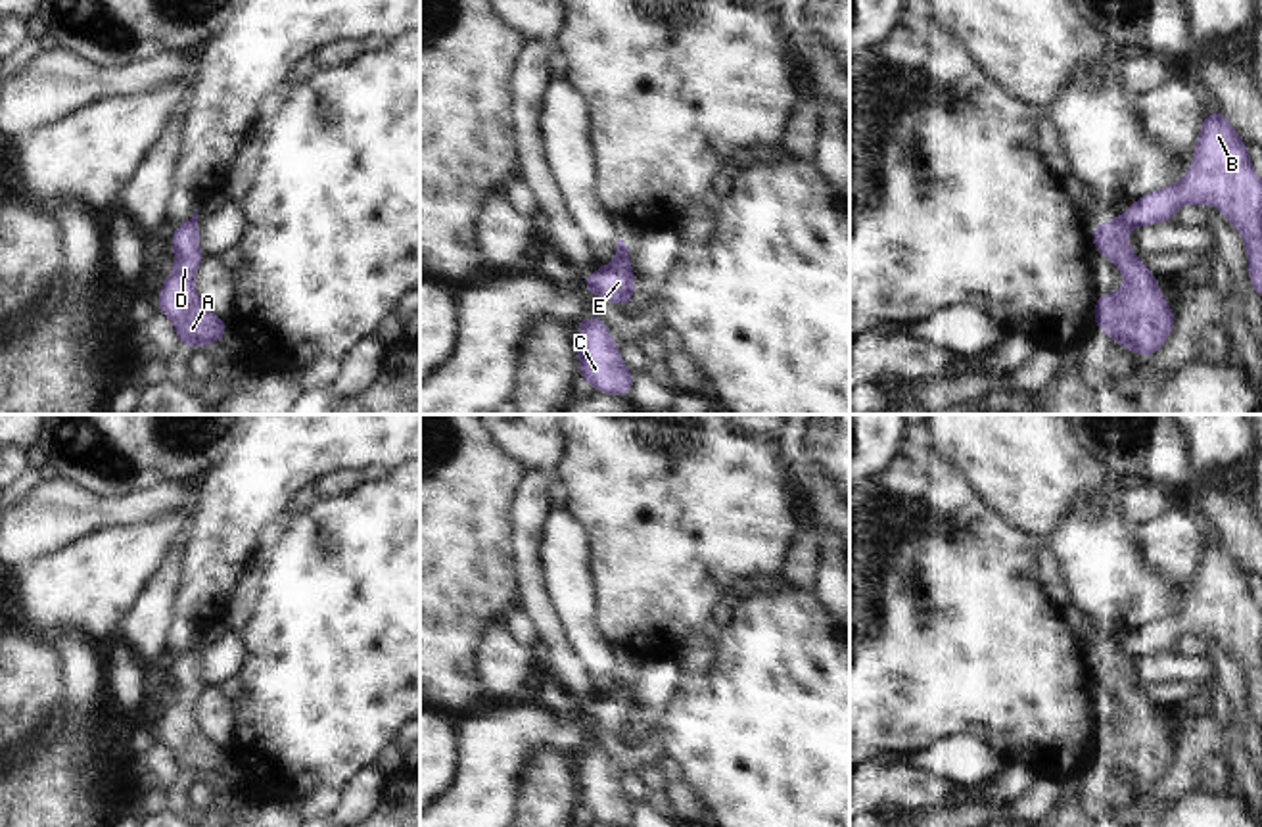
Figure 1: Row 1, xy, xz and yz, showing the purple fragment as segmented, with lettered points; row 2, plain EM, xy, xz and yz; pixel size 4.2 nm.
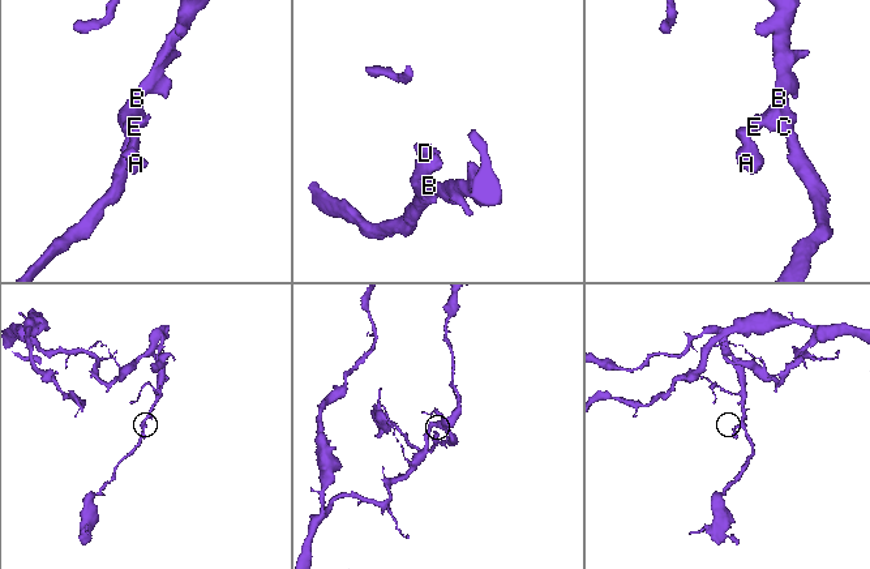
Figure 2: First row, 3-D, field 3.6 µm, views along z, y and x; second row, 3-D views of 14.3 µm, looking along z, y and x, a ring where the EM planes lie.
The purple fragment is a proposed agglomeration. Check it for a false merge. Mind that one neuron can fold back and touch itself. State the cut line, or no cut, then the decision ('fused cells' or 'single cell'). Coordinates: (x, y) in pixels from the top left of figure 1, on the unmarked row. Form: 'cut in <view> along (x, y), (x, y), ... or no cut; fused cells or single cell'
cut in xz along (626, 687), (616, 691); fused cells

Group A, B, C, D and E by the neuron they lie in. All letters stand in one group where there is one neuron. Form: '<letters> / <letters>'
A D / B C E

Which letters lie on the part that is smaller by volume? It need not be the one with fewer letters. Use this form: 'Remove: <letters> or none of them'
Remove: A, D

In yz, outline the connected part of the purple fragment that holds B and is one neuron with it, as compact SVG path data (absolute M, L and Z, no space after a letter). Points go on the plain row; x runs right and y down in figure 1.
M1222 539L1203 547L1191 599L1176 614L1141 626L1122 641L1128 658L1172 652L1172 645L1193 633L1214 633L1243 666L1249 710L1262 725L1262 610L1249 589L1249 576Z

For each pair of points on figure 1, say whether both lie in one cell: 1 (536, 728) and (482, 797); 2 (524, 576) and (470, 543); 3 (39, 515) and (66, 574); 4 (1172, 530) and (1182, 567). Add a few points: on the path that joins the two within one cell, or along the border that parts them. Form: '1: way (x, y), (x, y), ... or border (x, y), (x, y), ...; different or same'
1: way (518, 745), (490, 774), (490, 779); same
2: border (514, 570), (516, 580); different
3: border (94, 530), (33, 559), (20, 570); different
4: way (1174, 540), (1178, 557); same

